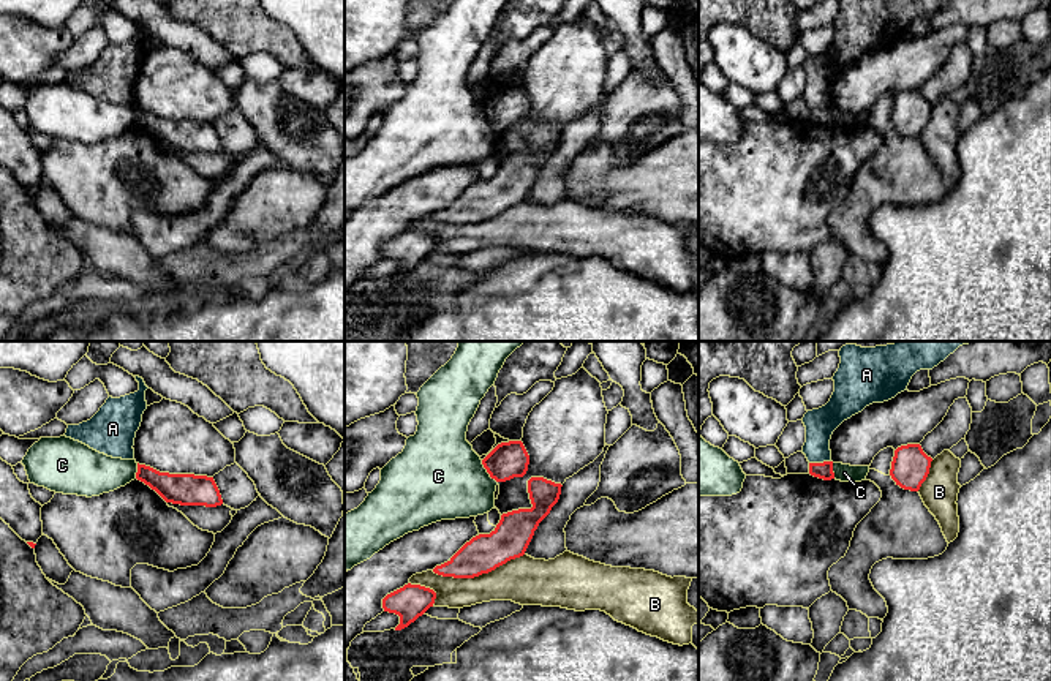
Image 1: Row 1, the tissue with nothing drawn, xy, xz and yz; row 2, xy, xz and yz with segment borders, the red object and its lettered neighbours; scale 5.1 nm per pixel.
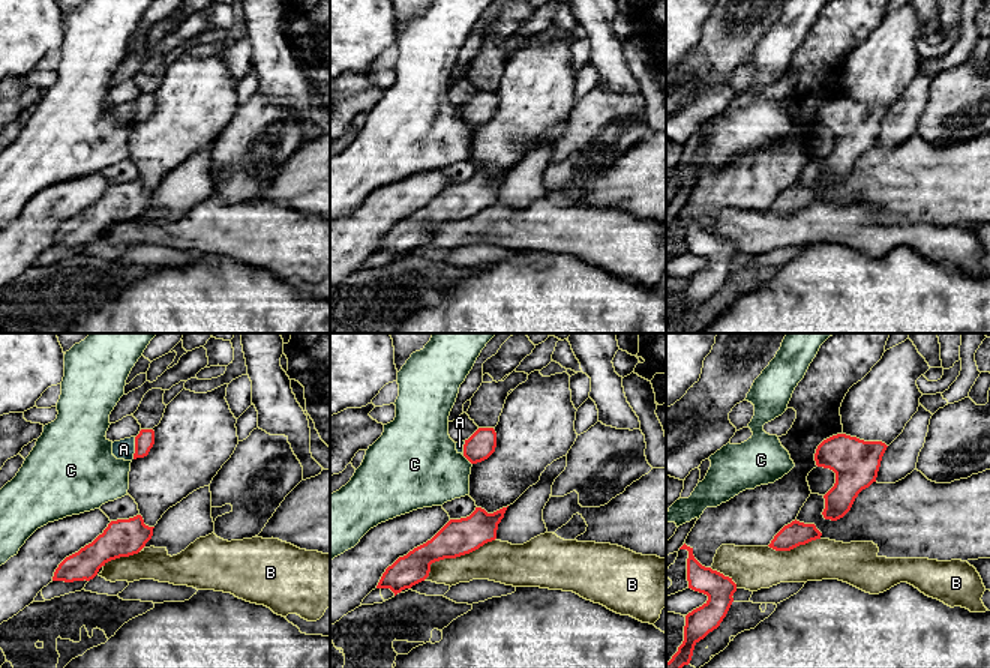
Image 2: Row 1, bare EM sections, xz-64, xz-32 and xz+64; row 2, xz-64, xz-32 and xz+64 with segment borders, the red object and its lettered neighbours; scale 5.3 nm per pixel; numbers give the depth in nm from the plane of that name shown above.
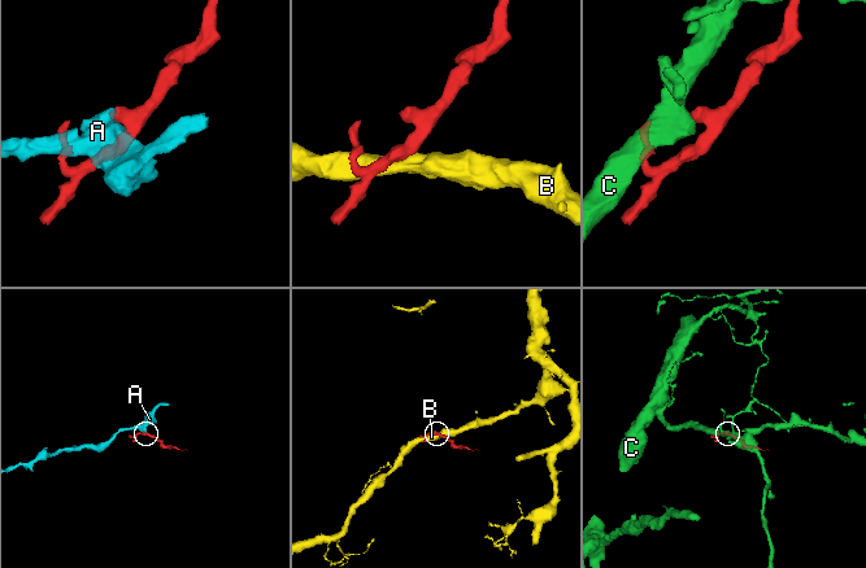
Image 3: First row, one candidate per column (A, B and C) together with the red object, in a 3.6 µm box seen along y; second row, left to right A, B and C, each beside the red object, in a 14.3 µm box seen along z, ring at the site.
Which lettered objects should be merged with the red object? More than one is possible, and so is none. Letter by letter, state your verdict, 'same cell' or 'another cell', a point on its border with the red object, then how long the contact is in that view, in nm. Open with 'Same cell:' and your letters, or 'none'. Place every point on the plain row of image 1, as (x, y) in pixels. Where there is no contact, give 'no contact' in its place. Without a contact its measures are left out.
Same cell: none
A: another cell | yz (819, 109) | 110 nm
B: another cell | xz (478, 221) | 480 nm
C: another cell | xz (487, 117) | 150 nm

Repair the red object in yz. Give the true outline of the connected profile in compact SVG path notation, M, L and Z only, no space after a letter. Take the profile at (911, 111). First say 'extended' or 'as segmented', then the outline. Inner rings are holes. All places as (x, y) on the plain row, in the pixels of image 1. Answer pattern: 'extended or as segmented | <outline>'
as segmented | M920 90L901 92L895 96L890 122L901 134L918 137L929 120L931 107Z

